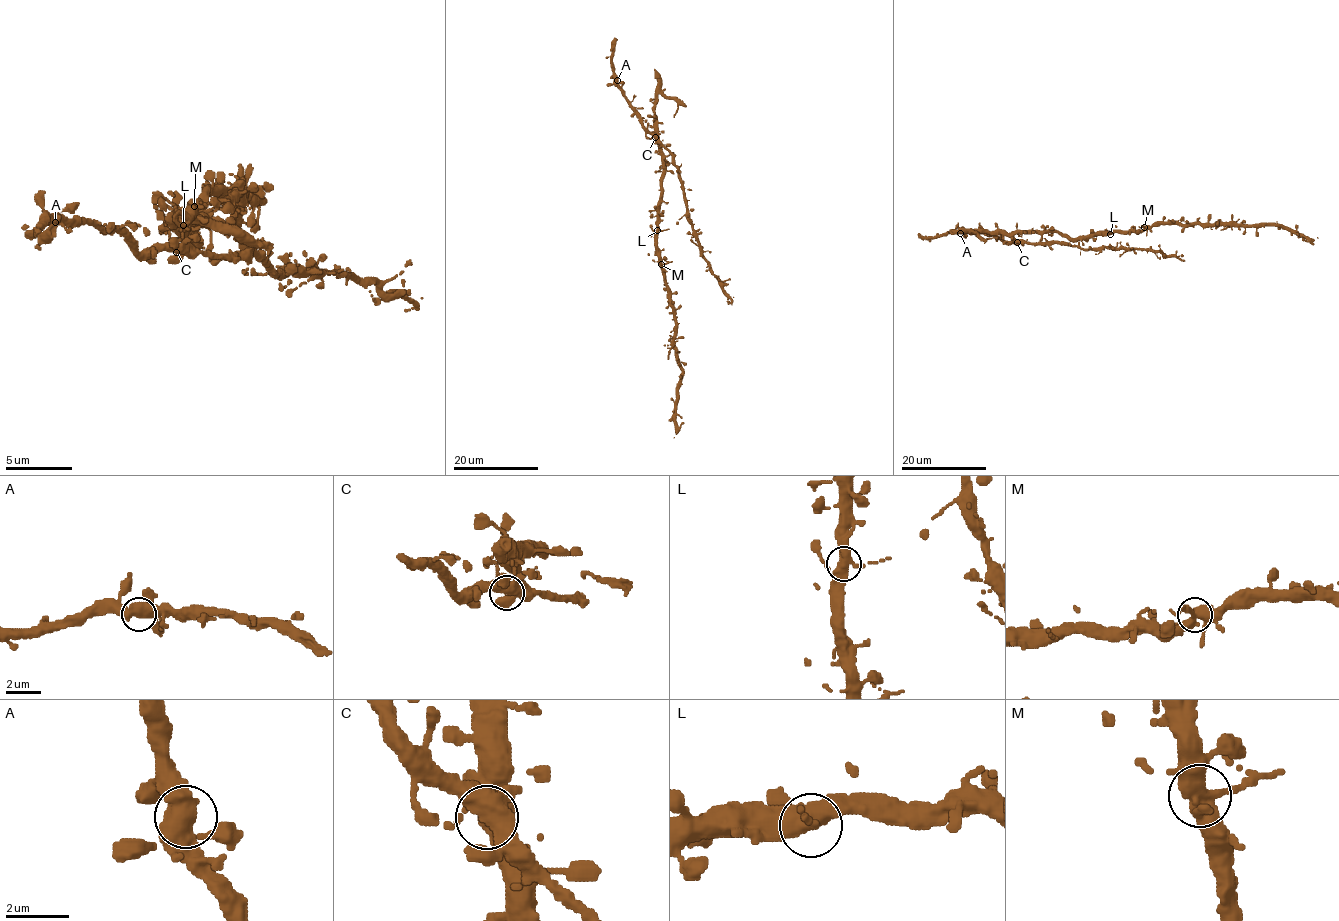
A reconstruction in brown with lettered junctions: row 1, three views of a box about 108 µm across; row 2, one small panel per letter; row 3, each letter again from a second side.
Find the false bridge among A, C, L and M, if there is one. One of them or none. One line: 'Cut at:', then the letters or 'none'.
Cut at: none

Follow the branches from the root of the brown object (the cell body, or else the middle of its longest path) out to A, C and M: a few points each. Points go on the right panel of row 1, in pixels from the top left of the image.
A: (1071, 238), (1056, 231), (1016, 232), (1014, 240), (1006, 242), (982, 232), (960, 232)
C: (1071, 238), (1056, 231), (1016, 232), (1013, 238), (1017, 242)
M: (1071, 238), (1140, 231), (1144, 227)

